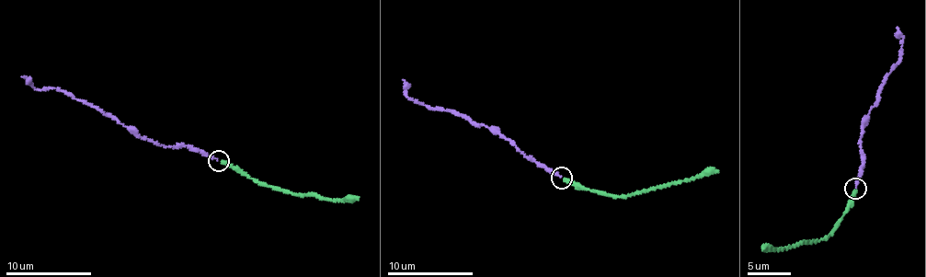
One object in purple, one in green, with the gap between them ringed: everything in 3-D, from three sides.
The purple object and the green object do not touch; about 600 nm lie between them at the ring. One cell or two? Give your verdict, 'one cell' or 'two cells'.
one cell

